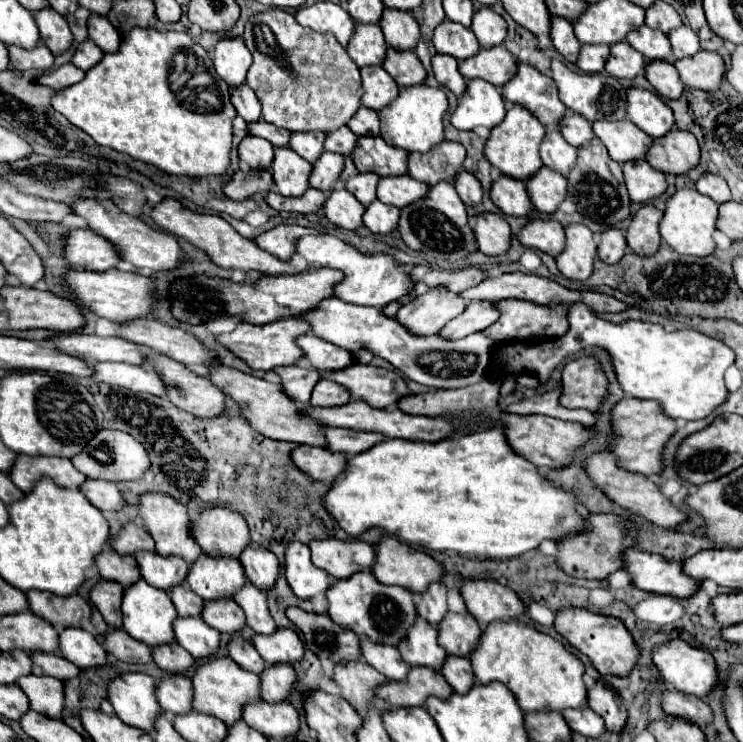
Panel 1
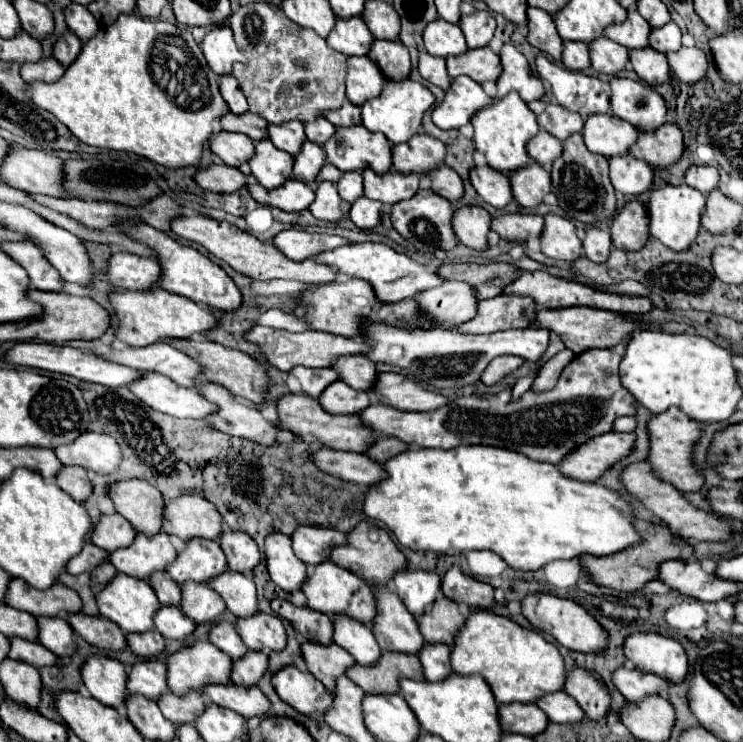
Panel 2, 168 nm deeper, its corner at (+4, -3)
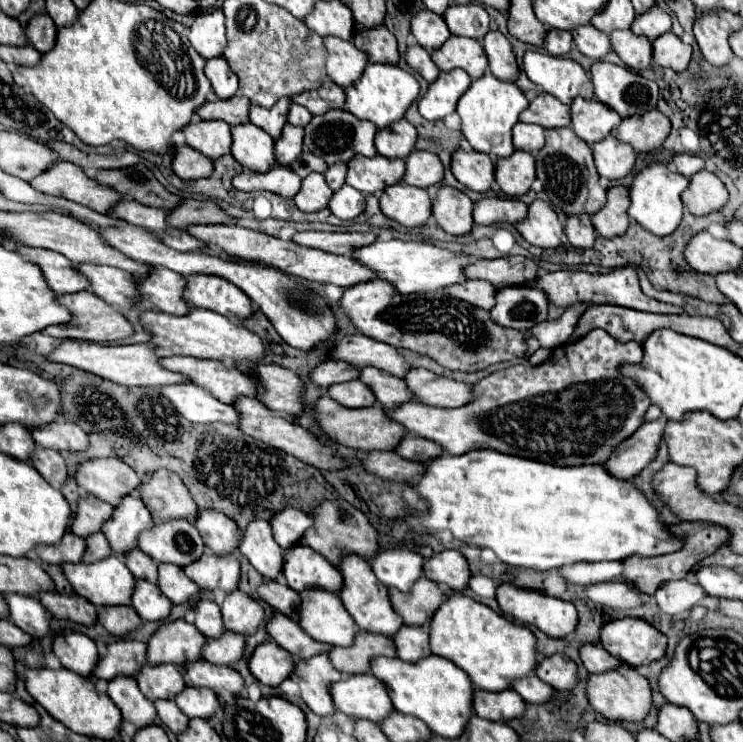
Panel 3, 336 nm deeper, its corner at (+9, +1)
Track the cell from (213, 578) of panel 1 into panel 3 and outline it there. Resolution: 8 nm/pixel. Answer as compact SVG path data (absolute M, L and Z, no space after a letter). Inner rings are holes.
M173 519L145 529L139 535L139 549L157 563L185 567L203 555L205 545L191 521Z

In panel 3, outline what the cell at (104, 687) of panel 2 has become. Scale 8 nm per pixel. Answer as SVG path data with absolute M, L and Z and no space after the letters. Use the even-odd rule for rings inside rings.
M65 629L53 637L53 653L63 667L85 677L91 677L91 669L99 657L95 643L87 635L73 629Z

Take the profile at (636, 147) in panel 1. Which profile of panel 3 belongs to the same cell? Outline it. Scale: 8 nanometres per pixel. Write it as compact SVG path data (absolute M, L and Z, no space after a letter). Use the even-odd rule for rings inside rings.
M575 97L571 107L571 125L573 131L587 143L593 145L601 139L605 139L615 125L619 125L621 117L603 105L597 99L583 99Z

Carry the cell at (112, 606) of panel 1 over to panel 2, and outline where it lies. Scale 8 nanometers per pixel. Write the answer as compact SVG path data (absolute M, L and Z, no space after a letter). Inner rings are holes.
M104 563L104 565L98 565L94 571L92 571L92 591L94 593L100 593L100 589L104 585L108 585L114 577L116 577L116 569L110 565L110 563Z

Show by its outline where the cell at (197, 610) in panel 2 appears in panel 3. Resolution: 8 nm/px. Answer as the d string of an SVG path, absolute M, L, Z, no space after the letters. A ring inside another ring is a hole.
M171 563L157 565L157 587L171 603L185 603L199 593L199 587L187 579L183 569Z

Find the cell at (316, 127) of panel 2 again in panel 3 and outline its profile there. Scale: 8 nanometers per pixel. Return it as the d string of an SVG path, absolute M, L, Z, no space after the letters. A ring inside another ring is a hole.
M291 105L289 113L287 113L287 121L291 121L291 125L299 125L299 127L305 127L307 121L311 121L311 117L313 115L301 105Z

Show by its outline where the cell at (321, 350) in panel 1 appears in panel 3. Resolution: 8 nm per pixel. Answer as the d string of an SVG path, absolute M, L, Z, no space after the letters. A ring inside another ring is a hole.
M365 367L365 369L361 369L359 379L373 389L377 401L385 409L395 409L397 405L403 405L403 403L409 403L415 399L413 393L409 391L407 383L403 379L389 375L387 371L381 371L375 367Z

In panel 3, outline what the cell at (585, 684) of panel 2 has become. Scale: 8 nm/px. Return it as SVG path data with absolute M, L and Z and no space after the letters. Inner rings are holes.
M551 655L537 663L535 675L553 689L573 689L577 683L577 665L567 655Z

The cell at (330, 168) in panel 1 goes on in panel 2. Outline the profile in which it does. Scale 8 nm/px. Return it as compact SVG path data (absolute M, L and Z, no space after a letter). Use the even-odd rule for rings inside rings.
M304 141L302 151L294 157L294 179L302 181L302 183L312 183L316 179L316 175L320 173L320 169L326 163L326 151L324 147L312 143L312 141Z

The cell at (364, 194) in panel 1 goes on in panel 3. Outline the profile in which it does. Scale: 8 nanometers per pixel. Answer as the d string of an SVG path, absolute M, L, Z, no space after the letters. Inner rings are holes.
M339 161L339 163L331 165L331 167L325 171L325 181L327 181L327 185L335 191L335 189L339 189L339 187L345 183L345 175L347 175L347 165Z

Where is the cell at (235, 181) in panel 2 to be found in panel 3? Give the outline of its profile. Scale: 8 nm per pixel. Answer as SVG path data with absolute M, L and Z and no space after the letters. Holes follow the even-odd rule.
M173 145L173 173L181 179L199 179L213 173L213 161L187 145Z

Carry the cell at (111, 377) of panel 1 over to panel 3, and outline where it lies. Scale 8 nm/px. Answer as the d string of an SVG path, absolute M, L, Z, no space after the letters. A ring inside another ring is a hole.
M193 383L167 385L161 389L161 393L191 423L237 423L241 417L235 407L221 403L207 389L197 387Z

